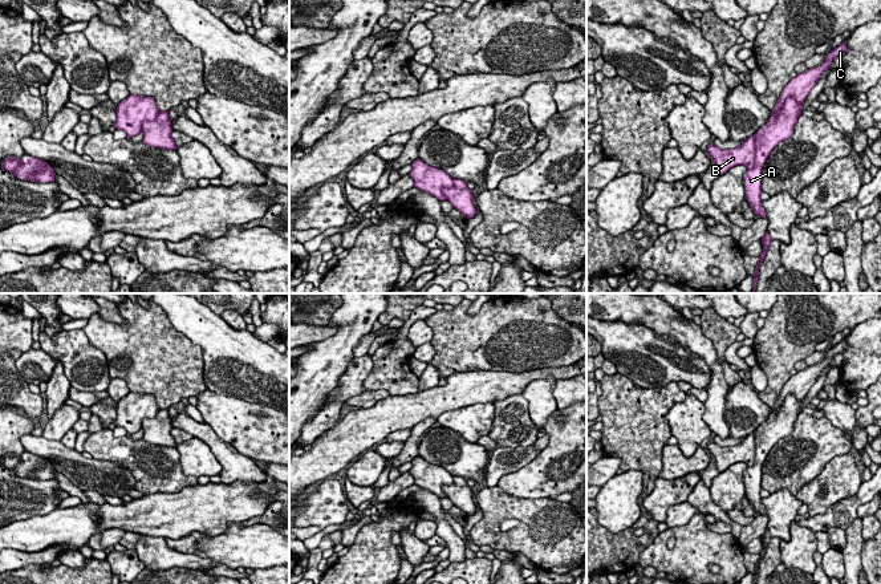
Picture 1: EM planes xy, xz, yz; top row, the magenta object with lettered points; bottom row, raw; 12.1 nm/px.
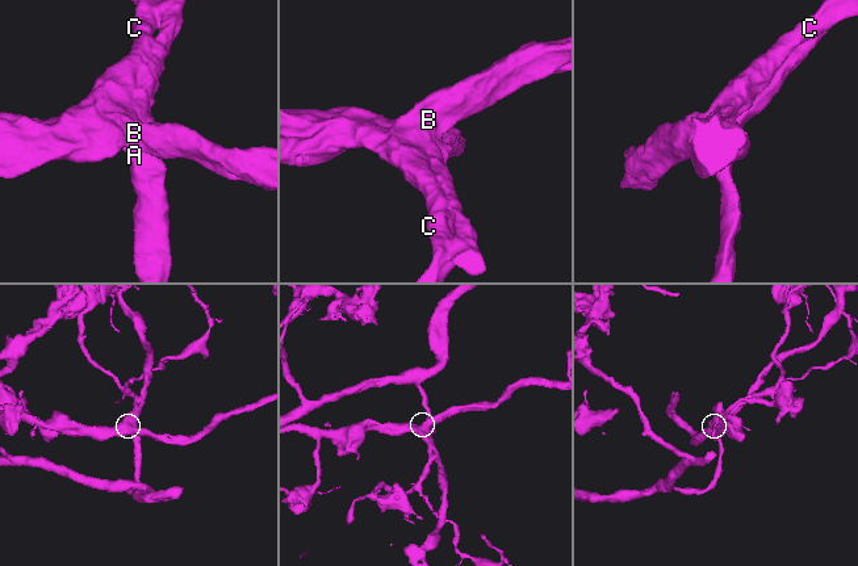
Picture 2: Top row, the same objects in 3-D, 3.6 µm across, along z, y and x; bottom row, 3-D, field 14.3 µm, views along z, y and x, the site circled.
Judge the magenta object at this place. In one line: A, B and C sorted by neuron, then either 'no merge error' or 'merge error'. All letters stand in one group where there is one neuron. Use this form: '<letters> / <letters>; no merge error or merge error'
A / B C; merge error

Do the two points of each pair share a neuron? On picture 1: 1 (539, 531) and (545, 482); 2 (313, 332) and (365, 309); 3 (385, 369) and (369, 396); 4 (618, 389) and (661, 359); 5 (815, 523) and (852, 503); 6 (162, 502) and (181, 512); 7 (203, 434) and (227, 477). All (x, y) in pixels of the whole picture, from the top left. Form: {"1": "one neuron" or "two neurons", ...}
{"1": "two neurons", "2": "two neurons", "3": "two neurons", "4": "two neurons", "5": "one neuron", "6": "one neuron", "7": "one neuron"}

